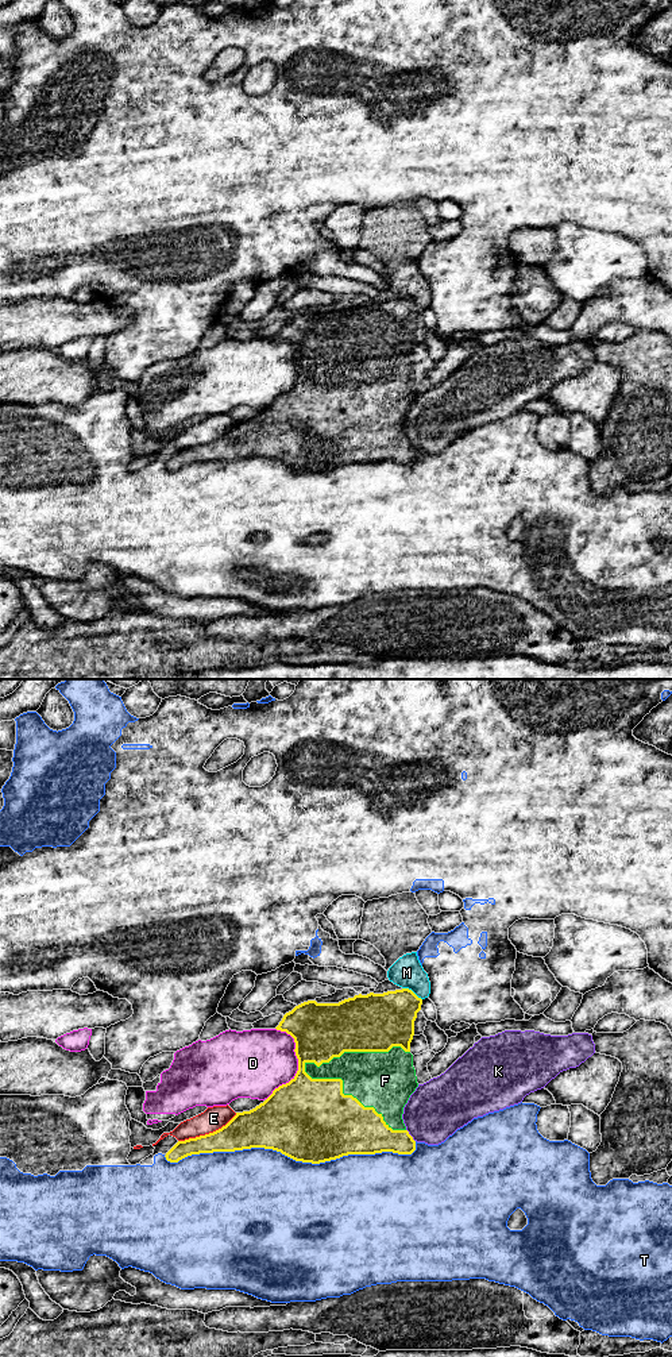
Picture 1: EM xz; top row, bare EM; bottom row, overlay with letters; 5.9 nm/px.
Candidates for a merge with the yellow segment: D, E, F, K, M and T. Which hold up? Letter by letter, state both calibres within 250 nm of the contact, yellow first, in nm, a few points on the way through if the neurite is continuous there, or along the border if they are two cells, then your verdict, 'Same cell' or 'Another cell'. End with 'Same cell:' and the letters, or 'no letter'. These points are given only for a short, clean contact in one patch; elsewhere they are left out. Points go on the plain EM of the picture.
D: Thickness 340 nm (yellow) against 400 nm. Another cell
E: Thickness 220 nm (yellow) against 140 nm. Another cell
F: Thickness 480 nm (yellow) against 360 nm. Same cell
K: Thickness 240 nm (yellow) against 340 nm. Another cell
M: Thickness 320 nm (yellow) against 190 nm. Path across: xz (382, 330), (410, 299), (410, 285), (406, 281). Same cell
T: Thickness 500 nm (yellow) against 500 nm. Another cell
Same cell: F, M

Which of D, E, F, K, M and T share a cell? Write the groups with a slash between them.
D / E K / F M / T

